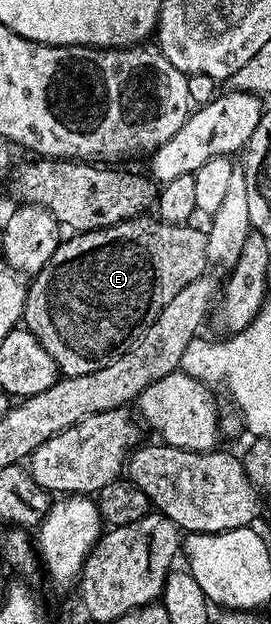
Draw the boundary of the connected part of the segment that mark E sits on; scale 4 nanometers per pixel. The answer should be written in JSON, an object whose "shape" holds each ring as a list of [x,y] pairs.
{"shape":[[[147,215],[133,216],[109,228],[93,232],[77,232],[61,239],[50,262],[31,277],[28,297],[24,303],[23,327],[46,346],[46,354],[54,358],[65,377],[88,375],[110,366],[120,355],[126,354],[138,338],[162,314],[170,298],[194,278],[209,271],[208,233],[203,227],[187,224],[165,224],[159,218],[147,220]]]}

